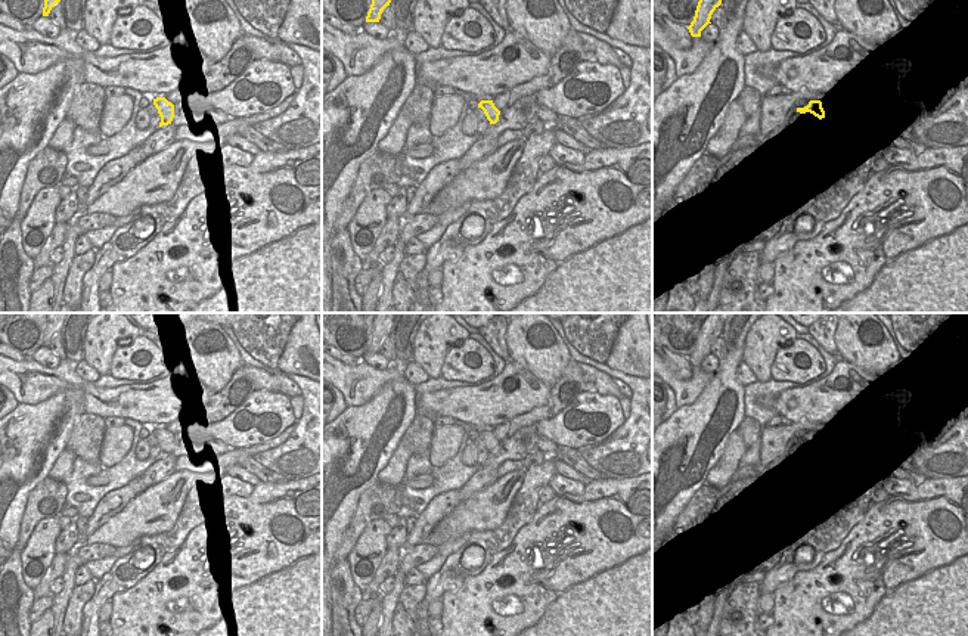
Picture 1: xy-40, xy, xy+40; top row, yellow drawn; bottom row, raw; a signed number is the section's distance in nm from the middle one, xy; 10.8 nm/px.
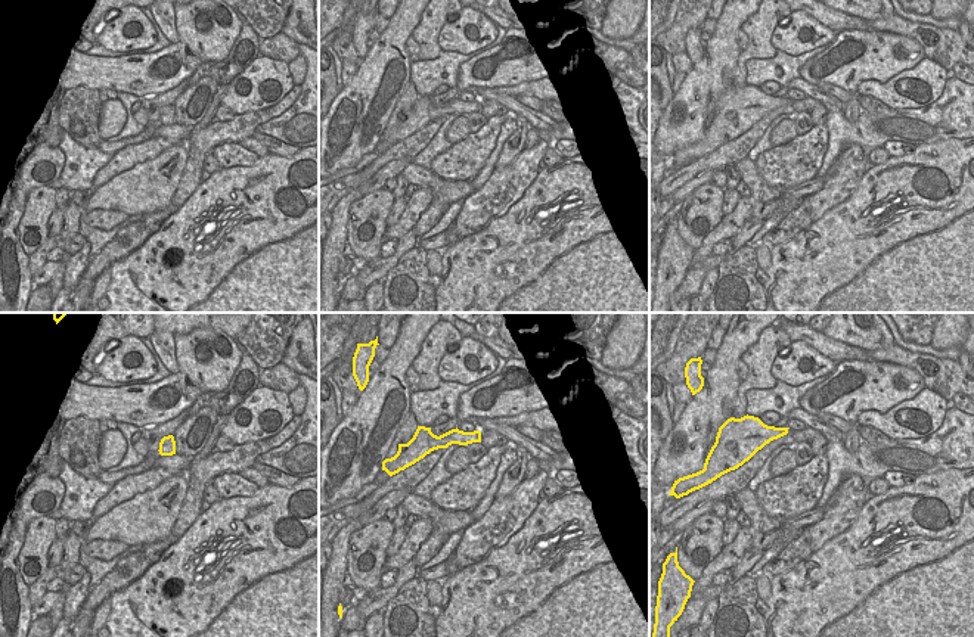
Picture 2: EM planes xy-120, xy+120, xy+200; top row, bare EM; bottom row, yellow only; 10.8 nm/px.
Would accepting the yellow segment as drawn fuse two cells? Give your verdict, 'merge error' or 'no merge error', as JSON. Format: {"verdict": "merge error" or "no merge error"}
{"verdict": "no merge error"}

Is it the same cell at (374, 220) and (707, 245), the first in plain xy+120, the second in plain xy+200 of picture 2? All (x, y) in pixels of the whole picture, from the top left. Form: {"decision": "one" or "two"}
{"decision": "two"}

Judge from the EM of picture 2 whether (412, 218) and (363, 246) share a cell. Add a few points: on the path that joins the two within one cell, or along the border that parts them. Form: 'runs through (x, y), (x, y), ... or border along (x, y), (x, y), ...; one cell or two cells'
border along (387, 227), (382, 239); two cells

